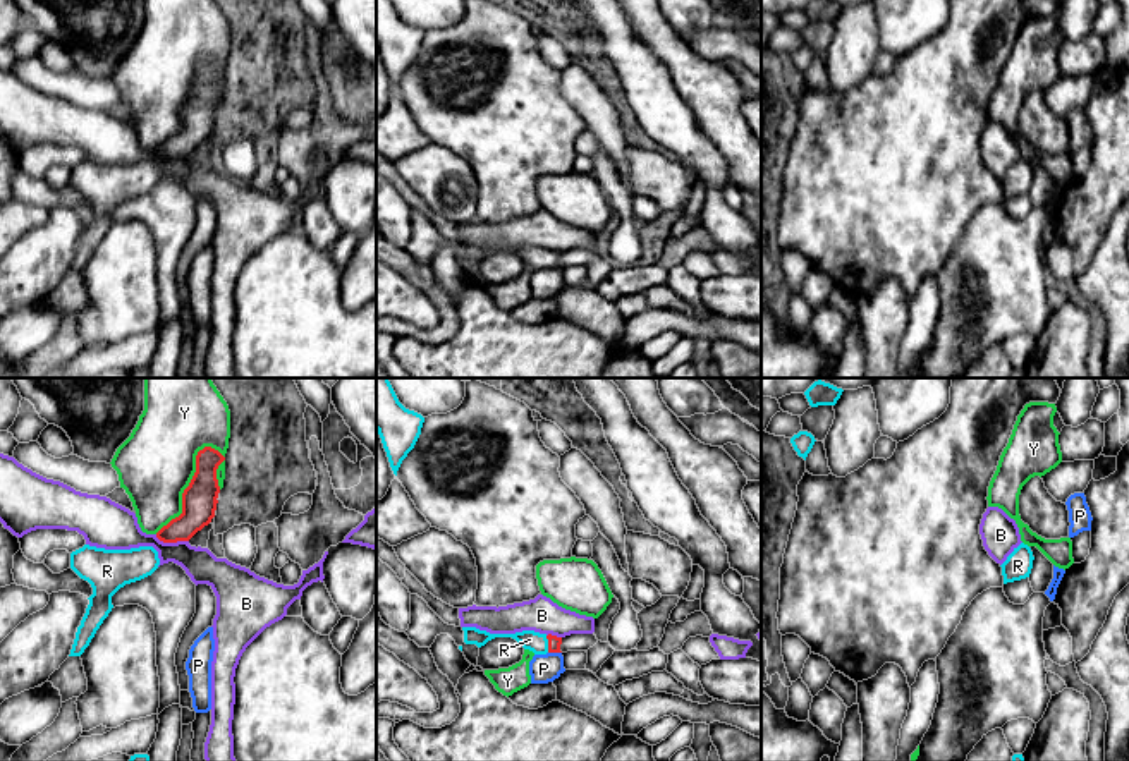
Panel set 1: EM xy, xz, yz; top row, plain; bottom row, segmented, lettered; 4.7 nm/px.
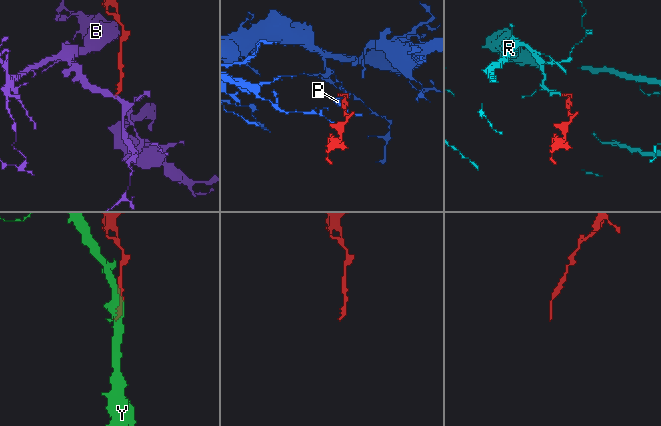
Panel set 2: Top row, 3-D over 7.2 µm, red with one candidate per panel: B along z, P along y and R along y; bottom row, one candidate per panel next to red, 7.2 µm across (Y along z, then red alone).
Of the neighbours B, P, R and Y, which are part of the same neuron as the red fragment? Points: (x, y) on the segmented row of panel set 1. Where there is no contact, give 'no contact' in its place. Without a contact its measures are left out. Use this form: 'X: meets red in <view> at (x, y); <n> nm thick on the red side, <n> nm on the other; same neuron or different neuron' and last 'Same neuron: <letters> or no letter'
B: meets red in xy at (172, 541); 160 nm thick on the red side, 180 nm on the other; different neuron
P: meets red in xz at (555, 651); 60 nm thick on the red side, 140 nm on the other; different neuron
R: meets red in xz at (549, 645); 60 nm thick on the red side, 90 nm on the other; same neuron
Y: meets red in xy at (188, 487); 160 nm thick on the red side, 360 nm on the other; different neuron
Same neuron: R

